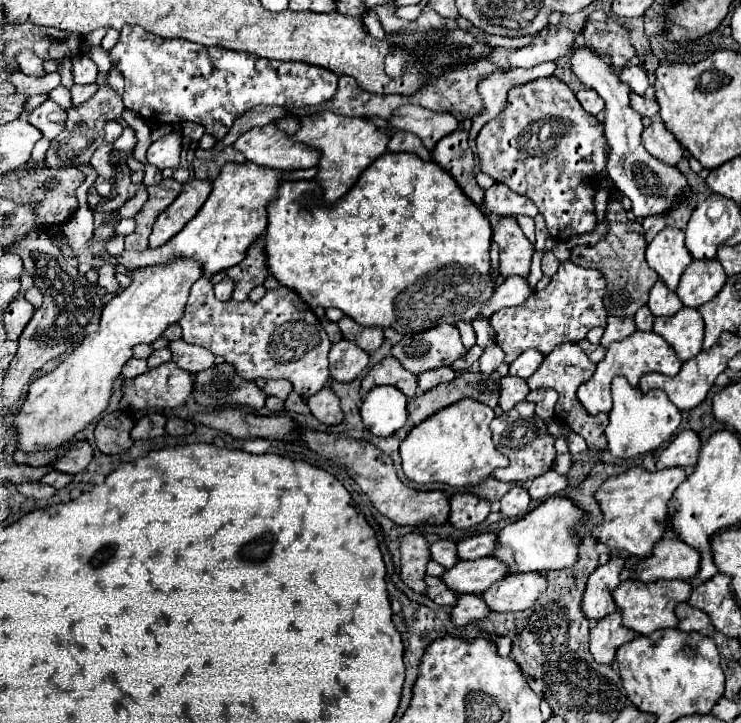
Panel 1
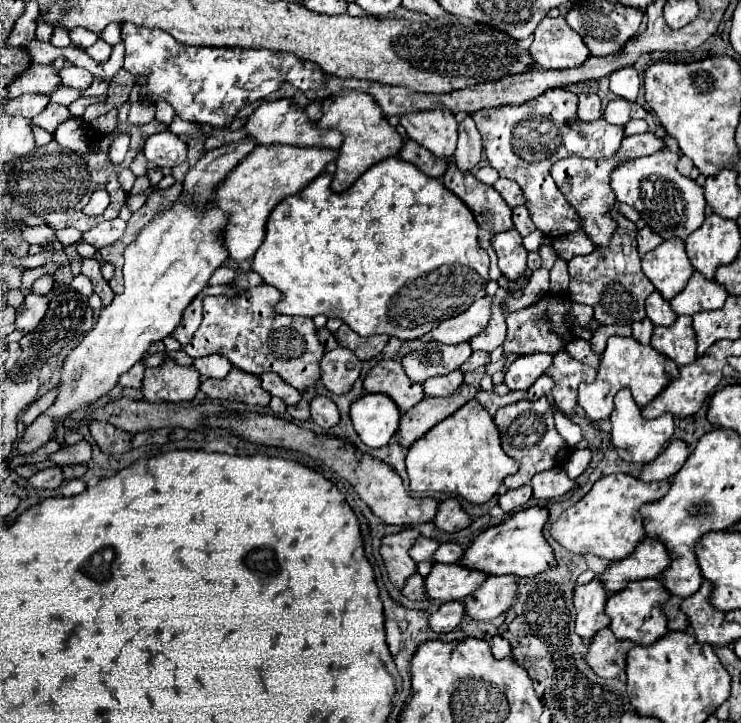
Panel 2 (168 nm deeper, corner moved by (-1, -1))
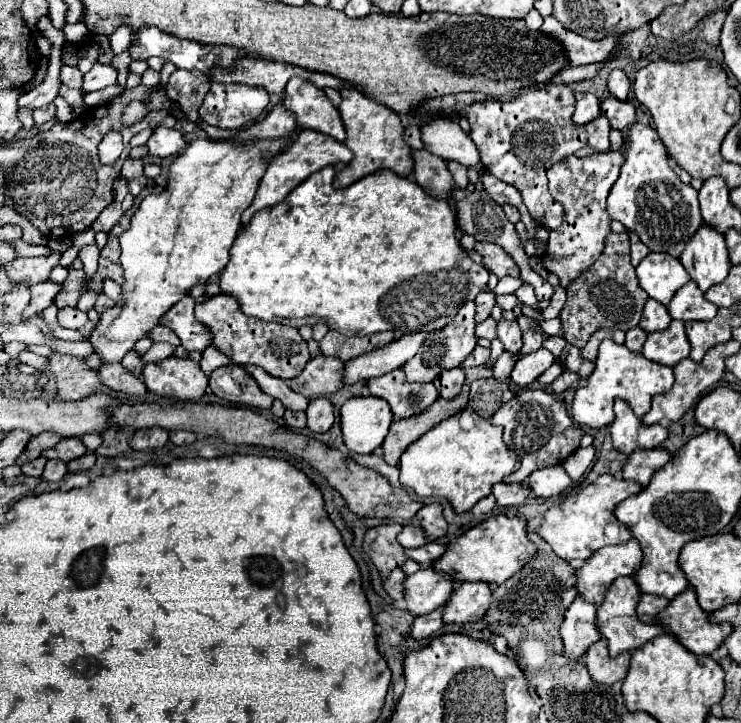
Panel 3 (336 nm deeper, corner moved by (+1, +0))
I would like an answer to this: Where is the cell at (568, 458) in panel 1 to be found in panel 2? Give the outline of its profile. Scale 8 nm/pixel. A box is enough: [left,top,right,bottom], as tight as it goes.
[564,448,590,480]

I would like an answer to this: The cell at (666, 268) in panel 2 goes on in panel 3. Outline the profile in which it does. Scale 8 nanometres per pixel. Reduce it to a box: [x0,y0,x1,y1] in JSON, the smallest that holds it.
[636,253,690,305]

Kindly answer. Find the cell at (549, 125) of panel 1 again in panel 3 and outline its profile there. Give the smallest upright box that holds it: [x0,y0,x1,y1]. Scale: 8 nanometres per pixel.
[466,85,610,229]

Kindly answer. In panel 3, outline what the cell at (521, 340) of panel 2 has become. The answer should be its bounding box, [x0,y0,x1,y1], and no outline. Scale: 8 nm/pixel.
[498,321,522,359]

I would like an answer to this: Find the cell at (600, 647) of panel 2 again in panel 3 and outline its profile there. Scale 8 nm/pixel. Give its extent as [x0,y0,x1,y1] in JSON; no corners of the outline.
[586,639,630,685]

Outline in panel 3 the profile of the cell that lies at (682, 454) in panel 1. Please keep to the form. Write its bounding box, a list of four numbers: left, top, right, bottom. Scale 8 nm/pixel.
[622,449,670,485]

